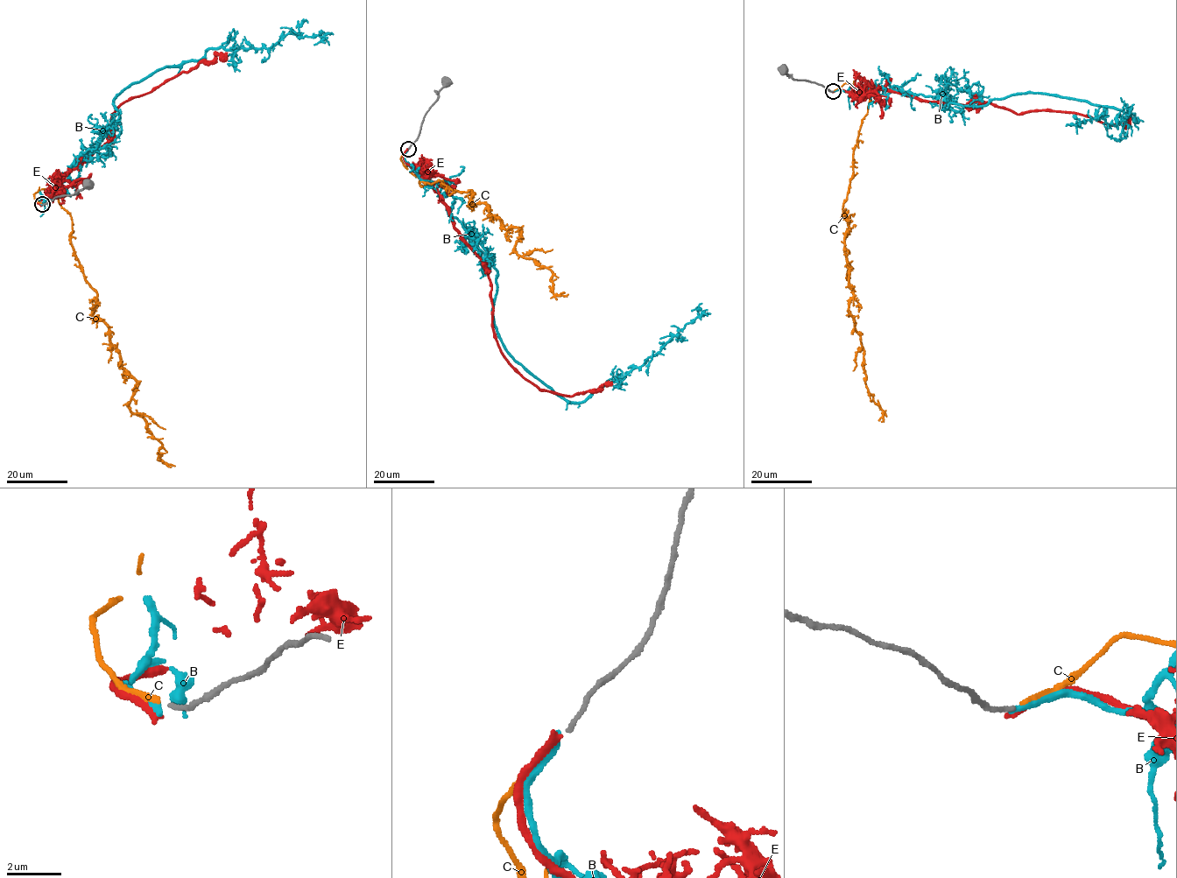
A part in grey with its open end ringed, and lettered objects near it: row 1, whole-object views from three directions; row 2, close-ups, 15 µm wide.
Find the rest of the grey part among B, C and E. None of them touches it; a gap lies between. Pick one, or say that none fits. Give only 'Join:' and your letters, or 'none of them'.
Join: C

